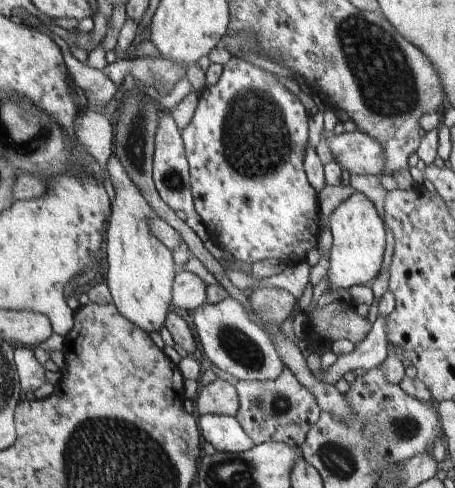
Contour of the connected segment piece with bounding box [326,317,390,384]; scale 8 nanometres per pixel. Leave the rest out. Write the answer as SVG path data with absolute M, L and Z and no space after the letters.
M386 317L373 319L374 327L369 336L355 346L351 353L339 356L337 362L330 366L329 379L332 384L343 378L343 374L348 370L357 371L362 368L365 371L381 366L385 360L387 352L390 351L384 334Z

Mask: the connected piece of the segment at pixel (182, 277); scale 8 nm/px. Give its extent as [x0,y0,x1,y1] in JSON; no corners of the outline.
[172,271,208,310]

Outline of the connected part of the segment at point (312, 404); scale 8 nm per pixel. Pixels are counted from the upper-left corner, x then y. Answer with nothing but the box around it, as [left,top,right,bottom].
[236,366,322,448]

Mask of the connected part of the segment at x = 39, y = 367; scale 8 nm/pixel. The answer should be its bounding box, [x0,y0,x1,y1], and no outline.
[14,346,48,392]

